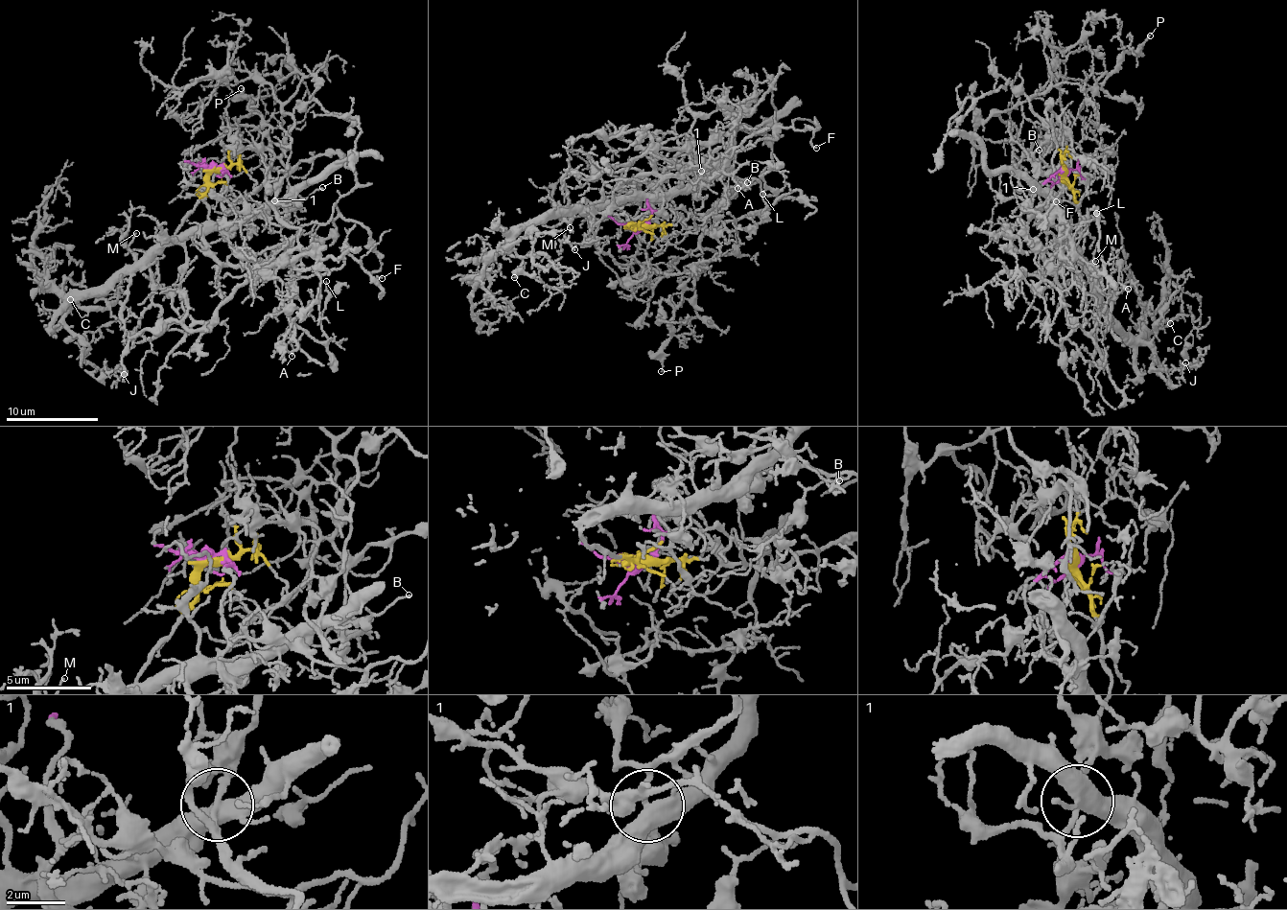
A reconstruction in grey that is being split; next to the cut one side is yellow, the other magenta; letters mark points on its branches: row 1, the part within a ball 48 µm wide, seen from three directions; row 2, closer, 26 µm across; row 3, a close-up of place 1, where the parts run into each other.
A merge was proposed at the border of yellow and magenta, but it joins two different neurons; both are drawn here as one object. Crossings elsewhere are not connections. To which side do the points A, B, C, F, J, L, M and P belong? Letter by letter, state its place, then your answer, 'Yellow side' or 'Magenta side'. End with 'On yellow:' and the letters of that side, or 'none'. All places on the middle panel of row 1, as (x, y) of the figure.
A: Place: (737, 188). Magenta side
B: Place: (747, 182). Magenta side
C: Place: (514, 277). Yellow side
F: Place: (816, 148). Magenta side
J: Place: (574, 249). Yellow side
L: Place: (762, 194). Magenta side
M: Place: (570, 227). Yellow side
P: Place: (661, 371). Magenta side
On yellow: C, J, M

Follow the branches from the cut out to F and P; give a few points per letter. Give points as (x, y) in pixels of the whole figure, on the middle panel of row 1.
F: (641, 225), (650, 215), (647, 184), (657, 184), (677, 153), (731, 154), (781, 129), (809, 130), (816, 147)
P: (641, 225), (646, 187), (714, 158), (688, 225), (712, 211), (702, 268), (660, 370)

